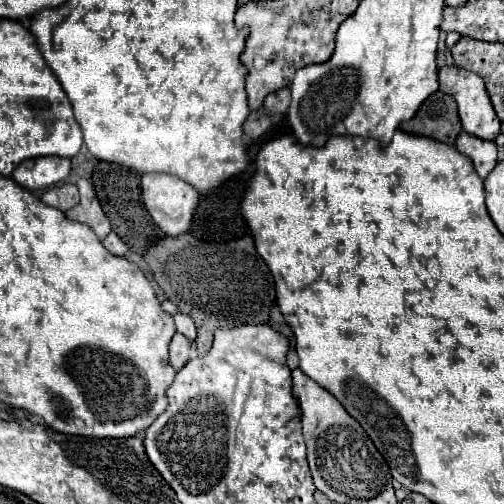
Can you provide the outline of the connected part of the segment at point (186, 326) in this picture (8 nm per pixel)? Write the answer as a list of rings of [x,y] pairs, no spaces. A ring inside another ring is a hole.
[[[175,314],[175,326],[177,326],[177,332],[181,332],[183,336],[187,336],[189,340],[195,340],[195,324],[189,316],[185,314]]]

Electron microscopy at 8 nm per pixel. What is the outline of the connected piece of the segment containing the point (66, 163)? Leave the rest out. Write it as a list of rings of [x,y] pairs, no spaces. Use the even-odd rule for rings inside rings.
[[[43,156],[41,160],[23,160],[13,170],[13,180],[27,188],[27,190],[39,190],[55,186],[63,180],[67,180],[71,172],[71,160],[69,158],[53,158]]]

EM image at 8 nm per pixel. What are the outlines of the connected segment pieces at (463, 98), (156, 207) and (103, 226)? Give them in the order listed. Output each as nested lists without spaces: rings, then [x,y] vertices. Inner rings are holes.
[[[457,66],[439,68],[439,90],[455,98],[465,132],[483,140],[495,140],[501,122],[477,74]]]
[[[143,174],[141,176],[141,194],[143,194],[143,202],[145,202],[145,208],[151,216],[151,220],[167,236],[179,236],[189,230],[197,202],[199,202],[199,194],[191,184],[187,184],[181,178],[171,176],[171,174]]]
[[[79,180],[77,188],[81,194],[81,200],[77,206],[73,206],[69,212],[65,212],[65,216],[73,222],[87,224],[97,234],[99,240],[105,240],[105,236],[111,232],[111,224],[99,206],[91,180]]]

